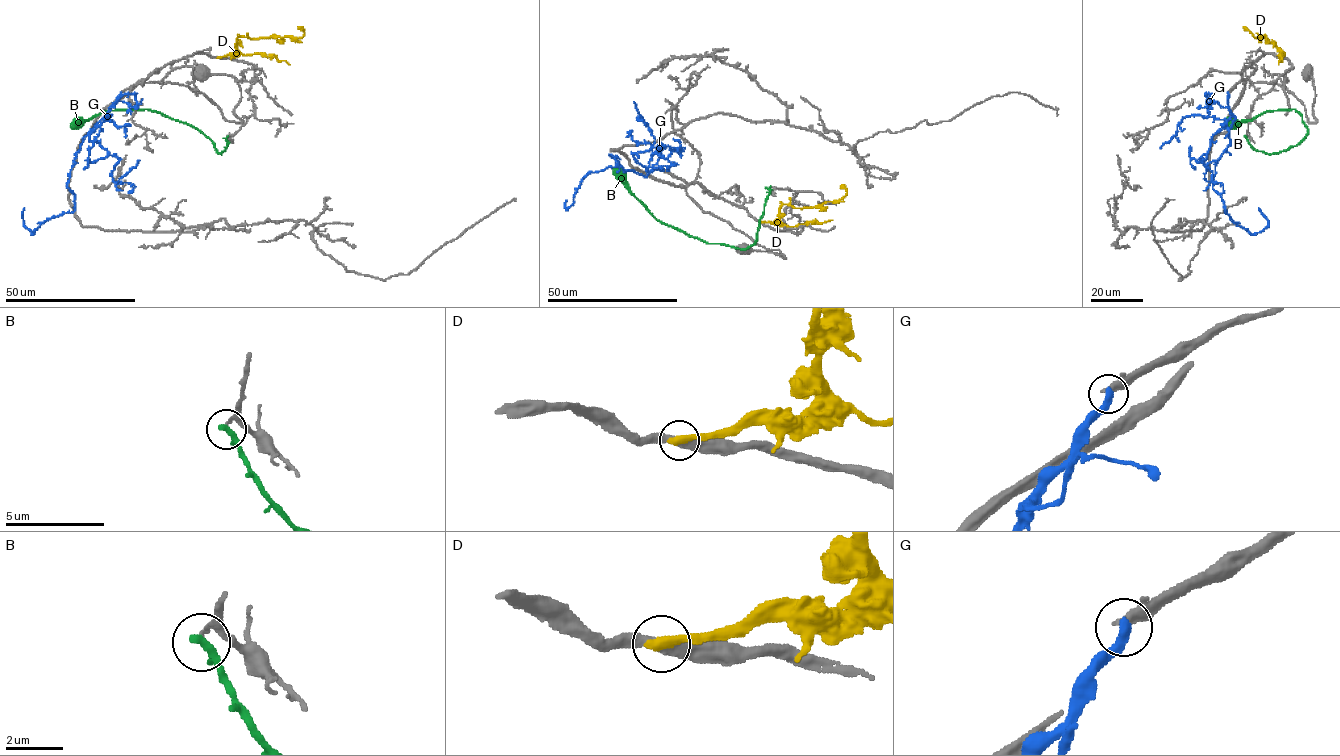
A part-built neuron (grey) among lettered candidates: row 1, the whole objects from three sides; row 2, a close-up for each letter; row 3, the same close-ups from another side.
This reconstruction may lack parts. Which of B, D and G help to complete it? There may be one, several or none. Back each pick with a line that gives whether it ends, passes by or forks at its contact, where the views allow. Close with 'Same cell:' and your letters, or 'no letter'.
Same cell: no letter

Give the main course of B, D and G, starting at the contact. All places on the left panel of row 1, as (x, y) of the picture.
B: (227, 136), (227, 147), (218, 153), (214, 144), (193, 127), (147, 109), (105, 110), (74, 123)
D: (218, 57), (233, 55), (236, 39), (240, 36), (300, 38), (304, 31), (298, 26)
G: (121, 93), (76, 154), (66, 186), (74, 195), (74, 211), (47, 219), (32, 234), (24, 225), (24, 208)

